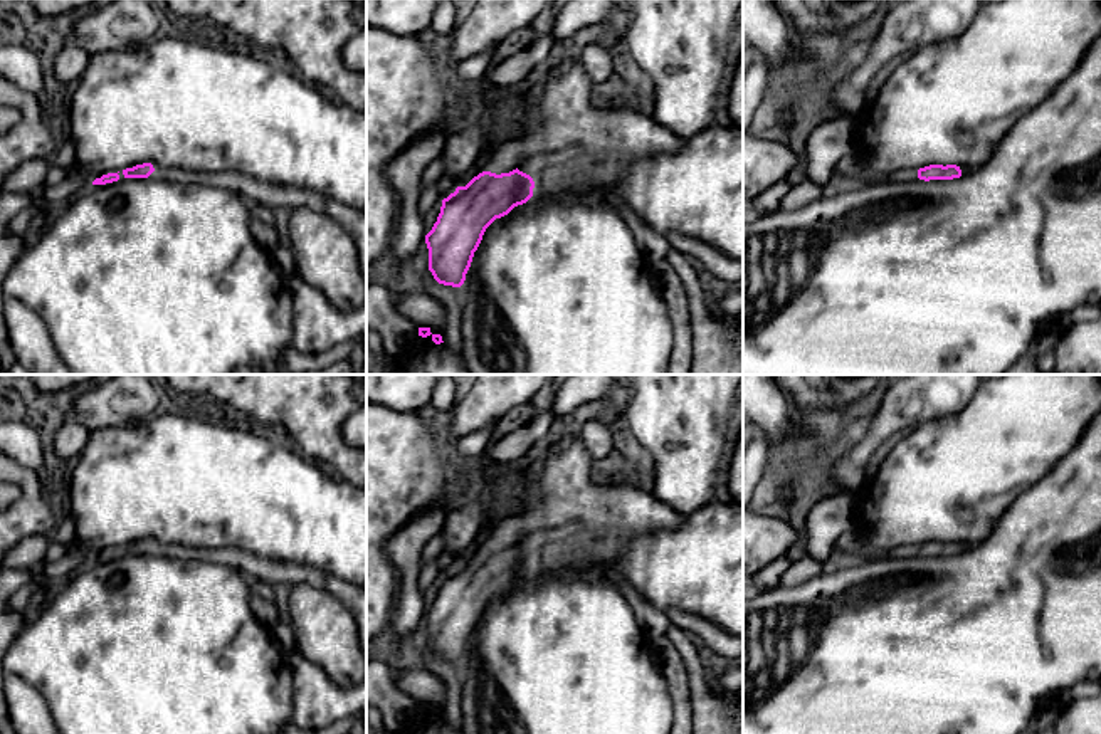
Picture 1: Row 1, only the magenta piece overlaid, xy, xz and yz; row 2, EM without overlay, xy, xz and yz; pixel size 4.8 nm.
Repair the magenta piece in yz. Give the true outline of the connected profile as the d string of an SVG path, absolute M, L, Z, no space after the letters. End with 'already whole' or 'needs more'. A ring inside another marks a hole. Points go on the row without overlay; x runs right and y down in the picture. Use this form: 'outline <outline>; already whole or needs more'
outline M930 541L925 544L906 544L906 546L898 546L893 551L889 551L886 556L889 558L913 558L913 556L953 556L953 554L960 554L961 553L961 546L956 541Z; needs more

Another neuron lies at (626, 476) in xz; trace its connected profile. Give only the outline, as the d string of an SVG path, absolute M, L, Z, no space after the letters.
M620 464L614 475L603 474L603 479L598 484L605 487L634 485L639 489L649 489L649 479L637 467L629 467L627 464Z

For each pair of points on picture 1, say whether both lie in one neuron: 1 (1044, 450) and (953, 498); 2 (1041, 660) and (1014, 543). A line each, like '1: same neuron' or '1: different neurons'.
1: same neuron
2: same neuron

